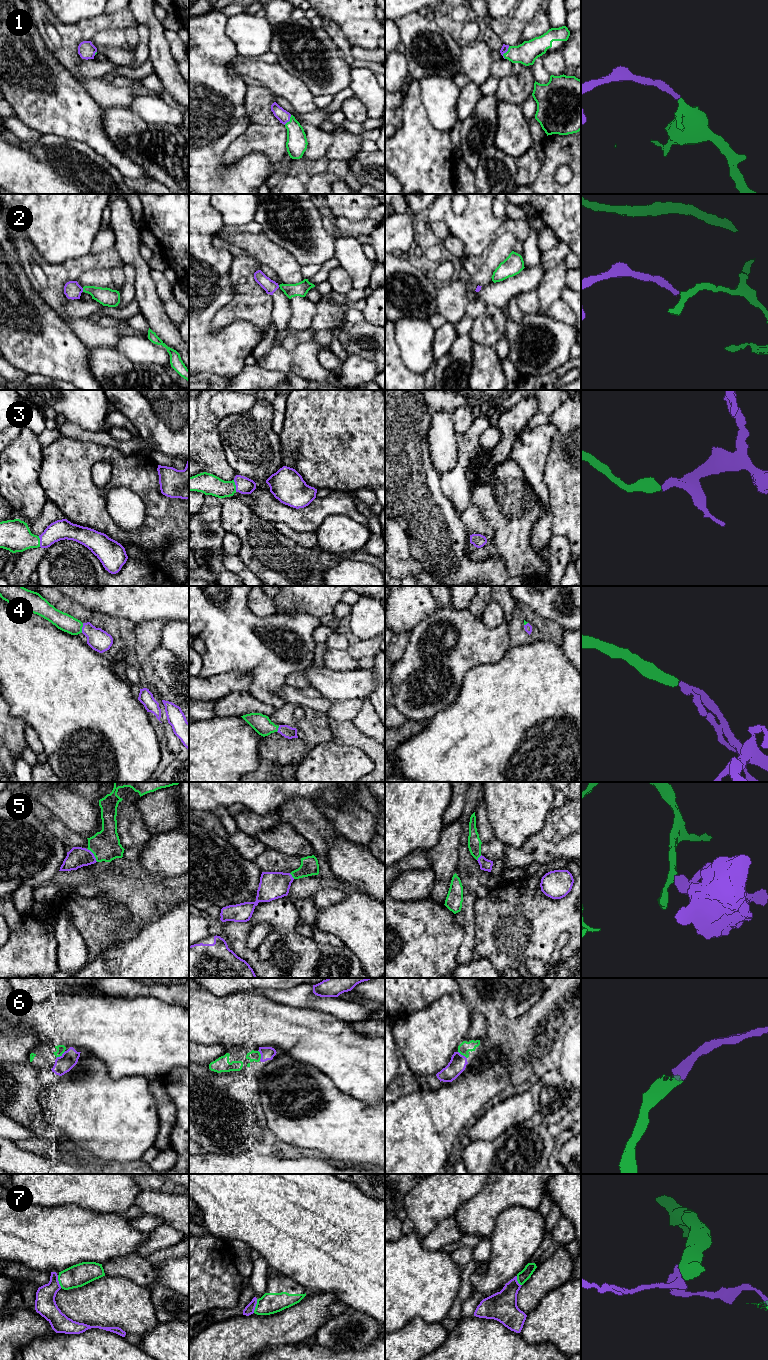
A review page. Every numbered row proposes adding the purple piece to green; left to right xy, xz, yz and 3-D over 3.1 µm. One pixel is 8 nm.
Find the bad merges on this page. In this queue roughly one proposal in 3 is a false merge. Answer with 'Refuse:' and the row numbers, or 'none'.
Refuse: 2, 7

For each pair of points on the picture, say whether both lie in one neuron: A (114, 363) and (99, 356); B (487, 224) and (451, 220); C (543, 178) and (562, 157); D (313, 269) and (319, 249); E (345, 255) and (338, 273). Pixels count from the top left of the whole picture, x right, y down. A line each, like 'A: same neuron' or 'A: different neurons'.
A: same neuron
B: same neuron
C: same neuron
D: different neurons
E: different neurons

